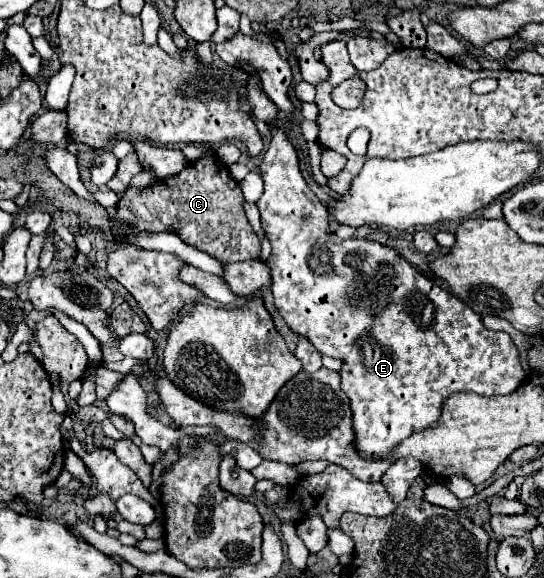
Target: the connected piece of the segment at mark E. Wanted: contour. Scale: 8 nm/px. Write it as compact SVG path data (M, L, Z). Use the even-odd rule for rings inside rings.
M238 63L236 69L248 77L248 105L250 115L256 121L264 121L272 129L270 147L260 163L260 175L264 179L264 195L258 199L262 215L262 227L272 243L272 255L268 265L272 269L272 293L276 307L288 327L312 341L312 345L334 359L342 361L340 377L342 391L350 399L354 443L360 459L380 461L386 459L404 439L416 431L434 427L440 421L440 407L448 395L460 391L472 391L476 395L508 395L522 381L526 373L520 363L520 351L508 333L488 331L482 317L476 315L464 301L456 299L450 291L426 279L416 267L412 267L396 249L370 239L340 239L326 229L328 207L312 193L302 177L298 151L290 143L284 129L278 127L278 107L260 89L260 71ZM364 291L364 295L356 295Z

